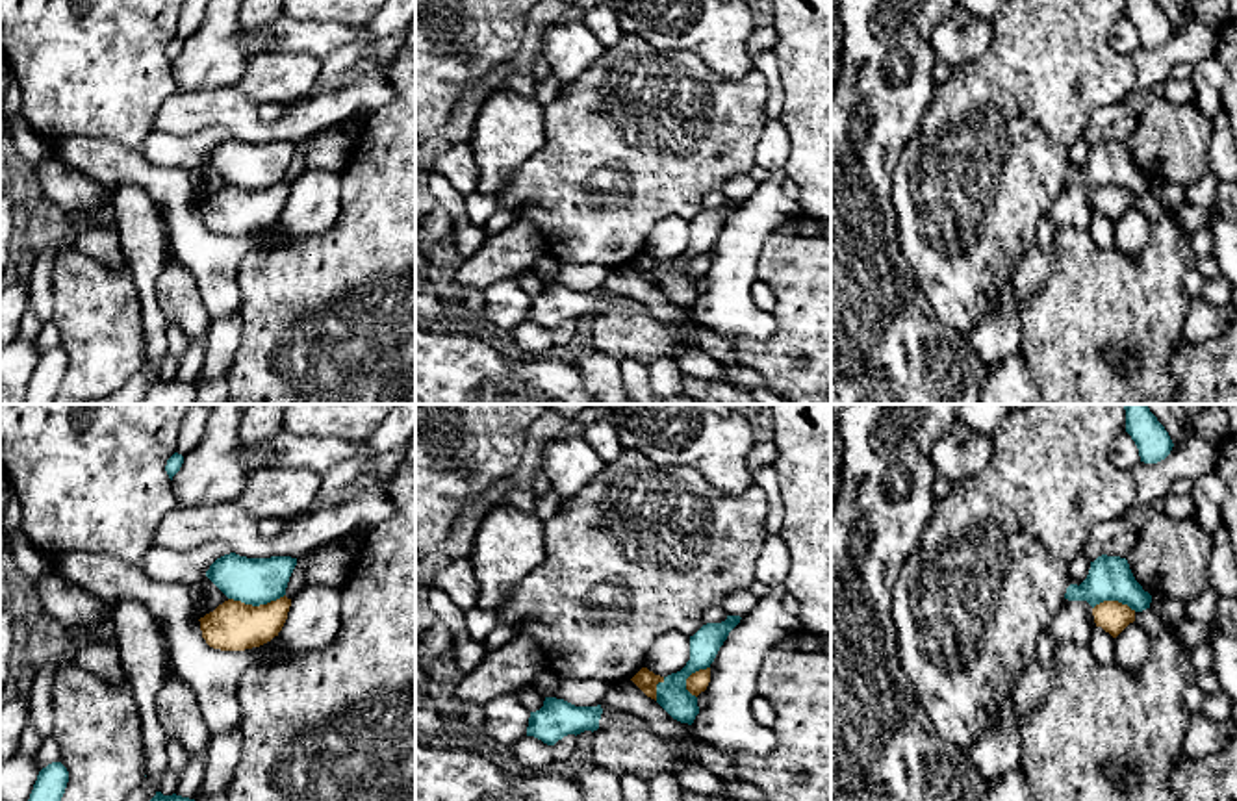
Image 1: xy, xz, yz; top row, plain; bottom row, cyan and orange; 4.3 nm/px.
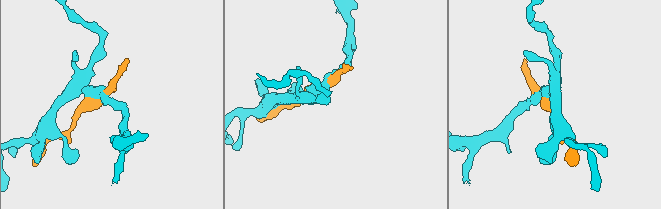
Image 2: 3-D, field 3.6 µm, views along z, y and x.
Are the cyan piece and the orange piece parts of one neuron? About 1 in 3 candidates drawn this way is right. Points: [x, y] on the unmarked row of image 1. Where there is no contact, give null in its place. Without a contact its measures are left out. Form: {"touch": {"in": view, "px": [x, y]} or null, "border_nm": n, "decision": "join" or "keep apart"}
{"touch": {"in": "xy", "px": [256, 190]}, "border_nm": 240, "decision": "keep apart"}

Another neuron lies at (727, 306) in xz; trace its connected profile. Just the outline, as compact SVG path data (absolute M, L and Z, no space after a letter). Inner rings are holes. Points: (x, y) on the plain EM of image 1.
M784 169L759 184L729 217L710 248L708 287L692 308L692 321L723 337L766 339L775 330L773 312L760 310L751 297L759 280L759 254L766 235L801 208L784 193Z

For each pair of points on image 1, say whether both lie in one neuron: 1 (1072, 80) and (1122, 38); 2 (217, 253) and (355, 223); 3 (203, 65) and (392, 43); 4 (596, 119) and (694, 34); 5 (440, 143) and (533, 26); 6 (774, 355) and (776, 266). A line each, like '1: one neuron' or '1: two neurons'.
1: two neurons
2: two neurons
3: two neurons
4: two neurons
5: one neuron
6: one neuron

